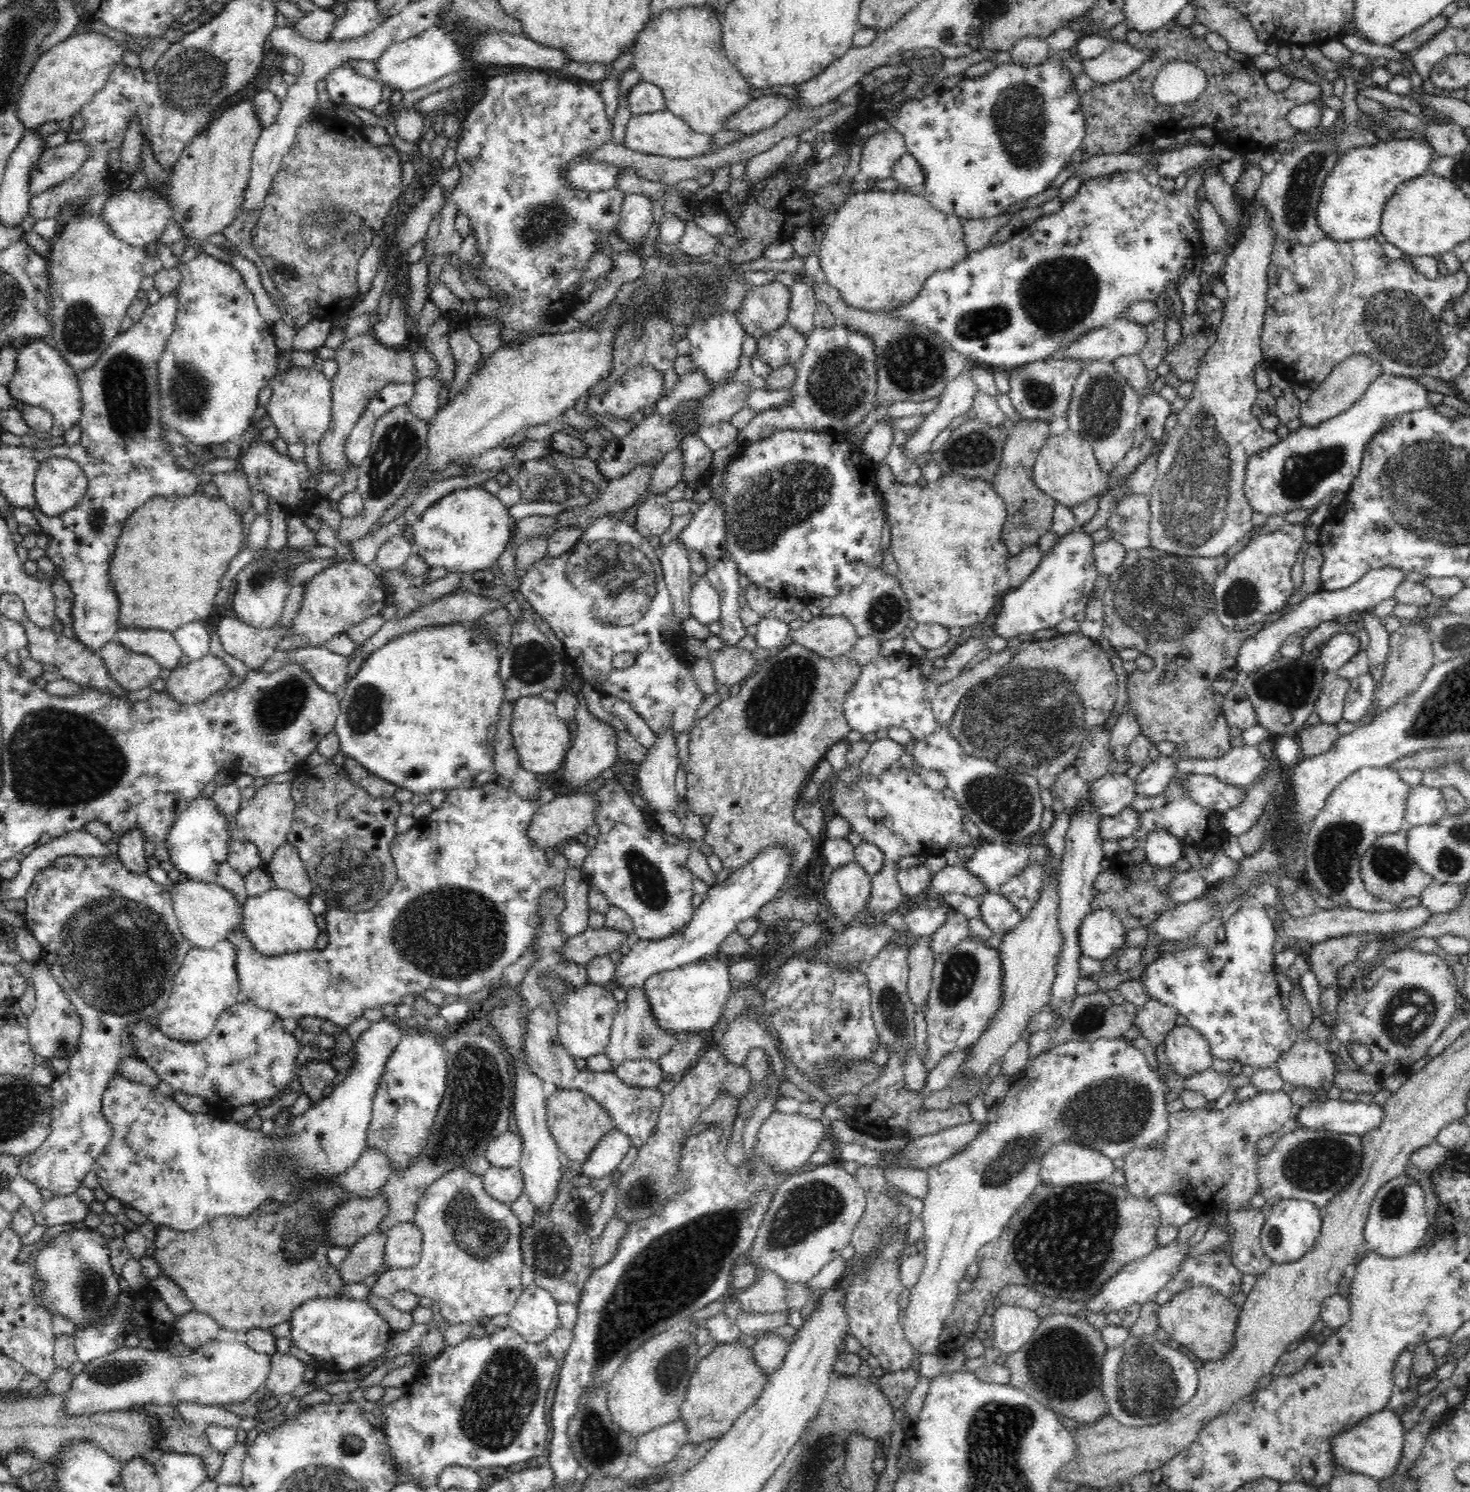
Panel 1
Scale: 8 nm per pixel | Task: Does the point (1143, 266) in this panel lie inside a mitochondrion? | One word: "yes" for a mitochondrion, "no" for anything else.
no

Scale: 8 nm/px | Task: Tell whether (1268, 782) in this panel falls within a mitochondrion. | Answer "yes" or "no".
no

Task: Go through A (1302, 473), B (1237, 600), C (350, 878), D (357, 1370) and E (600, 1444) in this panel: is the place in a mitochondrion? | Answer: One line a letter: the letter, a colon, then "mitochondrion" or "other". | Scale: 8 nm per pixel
A: mitochondrion
B: mitochondrion
C: mitochondrion
D: other
E: mitochondrion

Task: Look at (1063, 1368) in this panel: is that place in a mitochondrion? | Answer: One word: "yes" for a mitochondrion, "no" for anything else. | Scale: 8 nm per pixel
yes

